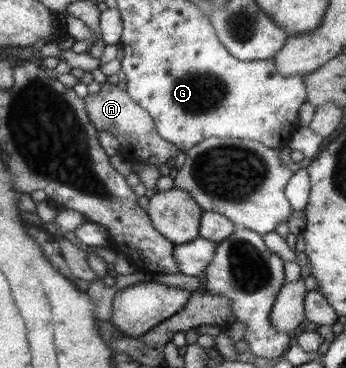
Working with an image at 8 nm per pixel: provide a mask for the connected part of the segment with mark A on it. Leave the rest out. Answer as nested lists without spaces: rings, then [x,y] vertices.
[[[104,83],[98,93],[85,96],[83,101],[88,118],[94,128],[98,131],[105,130],[118,140],[118,145],[120,145],[118,152],[127,160],[144,162],[144,164],[150,164],[152,167],[158,167],[161,164],[173,164],[179,149],[161,138],[150,113],[136,104],[127,91],[119,88],[118,85]]]

